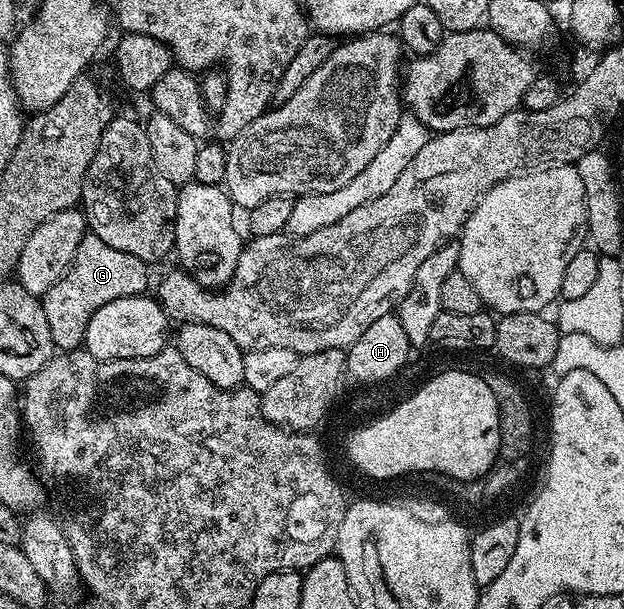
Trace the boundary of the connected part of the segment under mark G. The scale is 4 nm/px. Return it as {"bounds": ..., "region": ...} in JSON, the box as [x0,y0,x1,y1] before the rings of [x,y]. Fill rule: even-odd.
{"bounds":[41,232,148,350],"region":[[[87,232],[80,247],[76,247],[74,264],[70,266],[70,270],[41,298],[44,315],[48,315],[48,331],[52,331],[55,350],[79,348],[86,340],[88,319],[92,319],[92,315],[96,315],[96,311],[100,311],[104,303],[112,303],[112,299],[121,297],[145,294],[146,270],[148,265],[136,255],[108,247],[96,234]]]}

